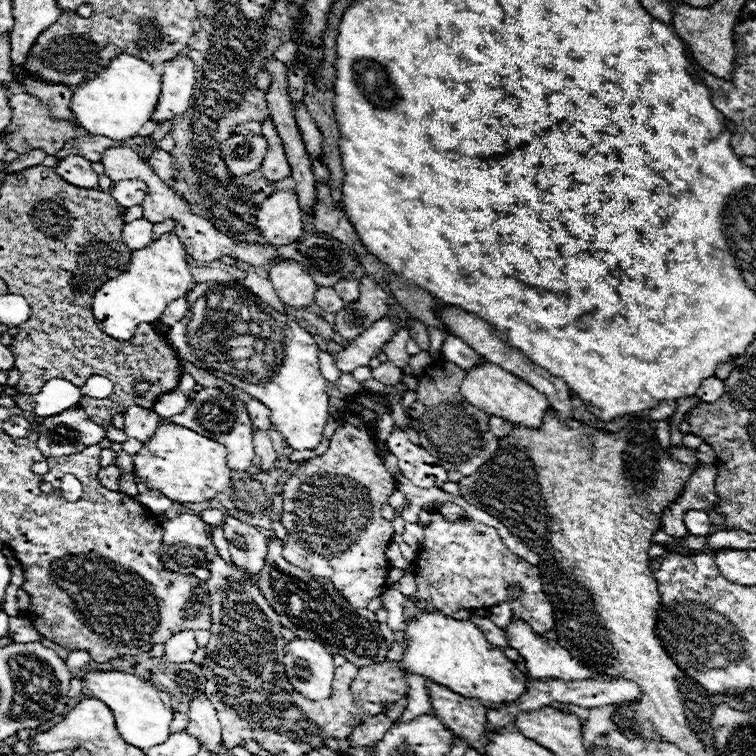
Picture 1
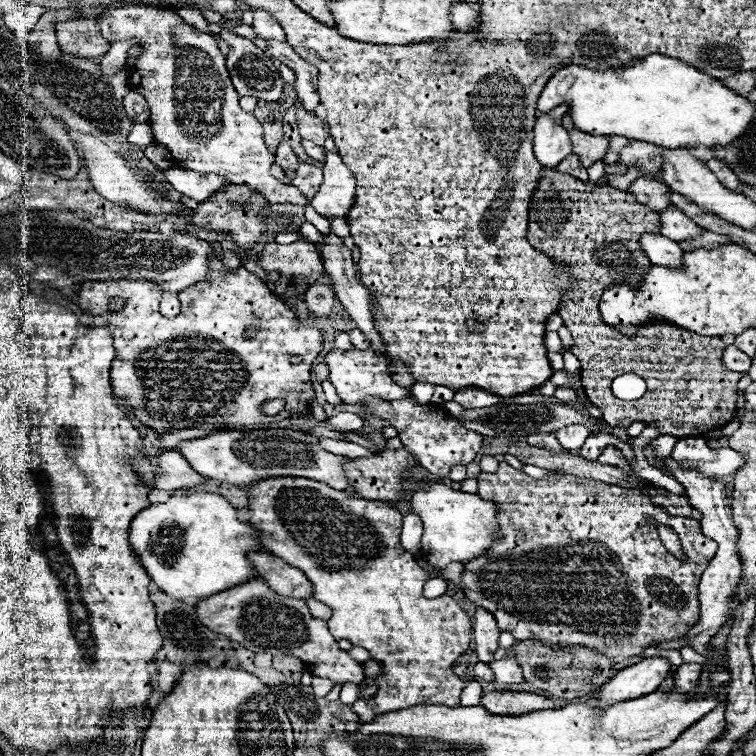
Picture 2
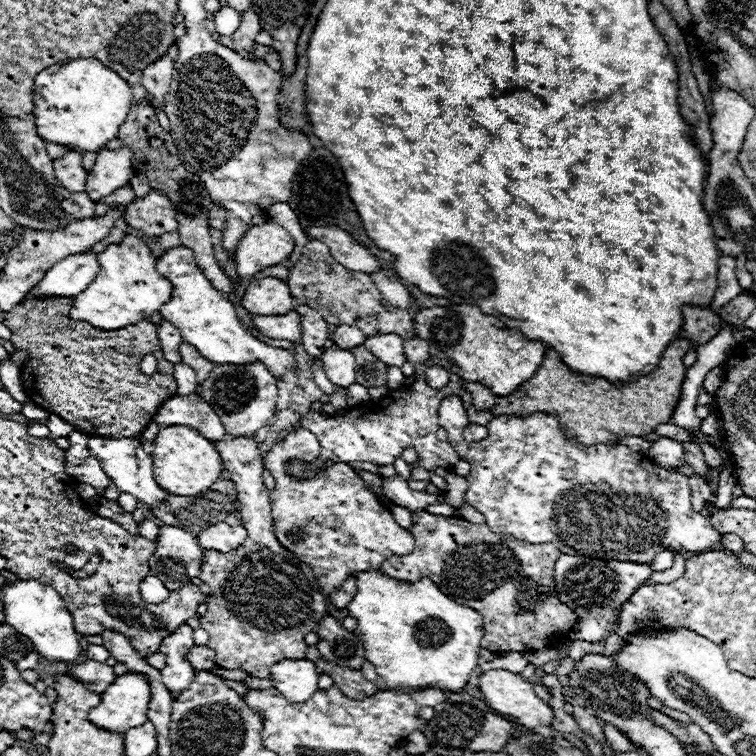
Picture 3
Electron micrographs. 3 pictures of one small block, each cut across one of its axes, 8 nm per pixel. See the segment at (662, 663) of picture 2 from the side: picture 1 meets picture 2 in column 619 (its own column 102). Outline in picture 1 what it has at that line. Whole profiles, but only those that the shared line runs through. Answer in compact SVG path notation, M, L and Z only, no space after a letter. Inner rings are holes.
M90 672L84 678L84 688L92 692L94 698L104 702L116 718L116 730L124 742L130 746L138 746L140 750L150 750L156 744L166 742L170 736L170 722L172 722L172 706L170 696L164 690L158 690L148 680L142 680L136 674L126 672Z

